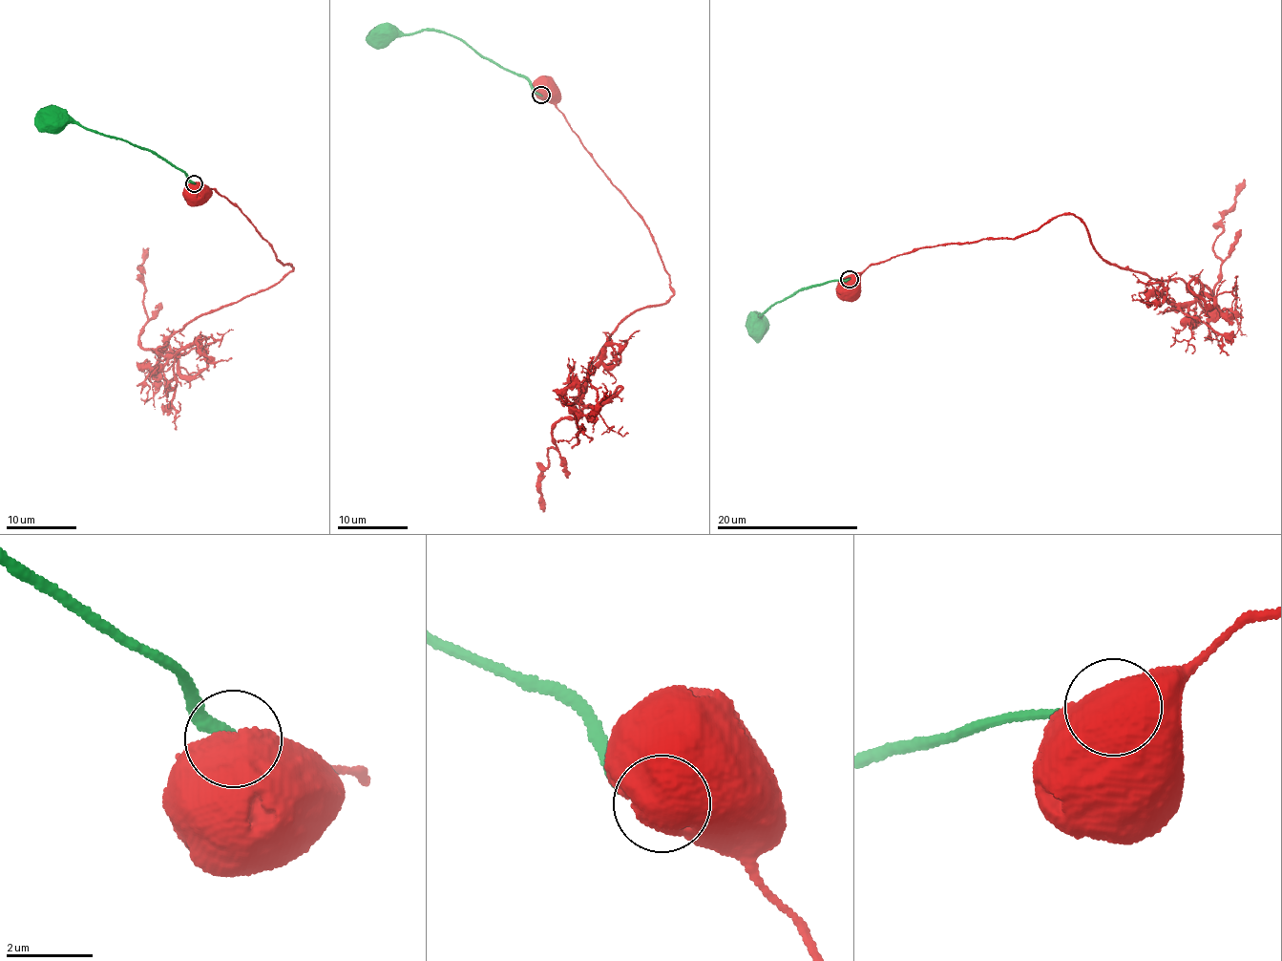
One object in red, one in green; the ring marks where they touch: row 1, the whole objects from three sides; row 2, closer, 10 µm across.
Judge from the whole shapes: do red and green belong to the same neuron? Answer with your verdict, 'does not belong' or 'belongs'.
does not belong

